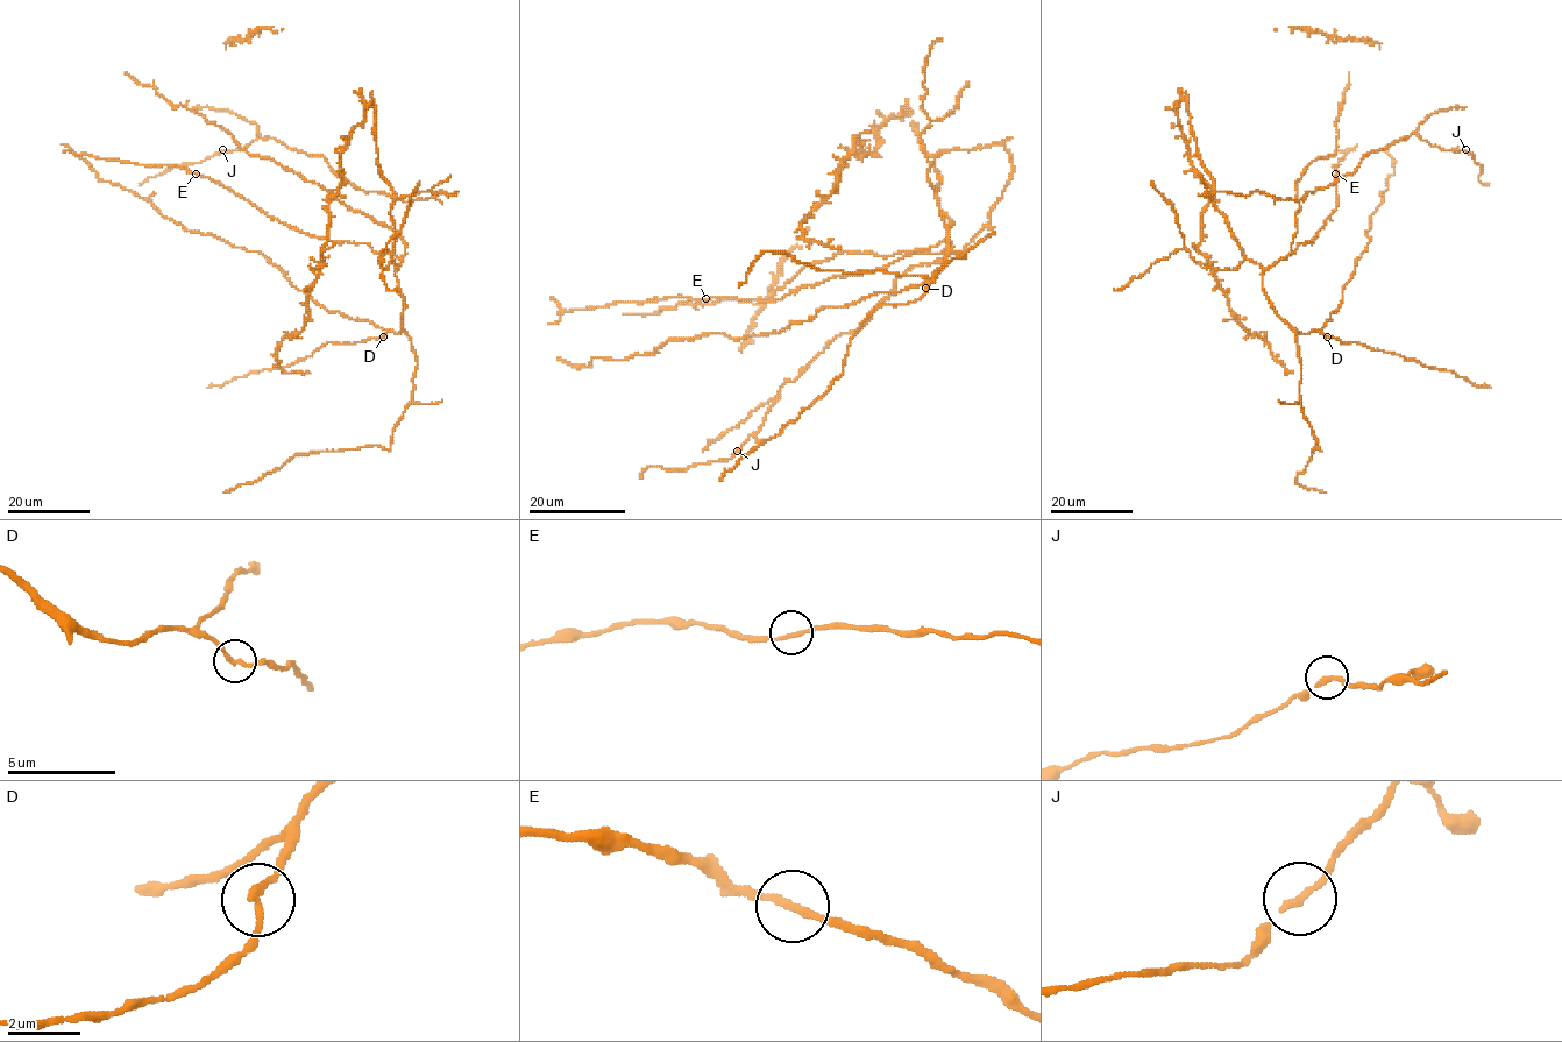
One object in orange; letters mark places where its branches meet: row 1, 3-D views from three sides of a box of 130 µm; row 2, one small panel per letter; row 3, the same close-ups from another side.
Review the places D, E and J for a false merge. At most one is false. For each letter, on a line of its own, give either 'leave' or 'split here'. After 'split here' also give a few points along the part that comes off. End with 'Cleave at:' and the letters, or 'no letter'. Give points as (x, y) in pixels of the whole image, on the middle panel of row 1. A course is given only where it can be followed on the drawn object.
D: leave
E: leave
J: leave
Cleave at: no letter

